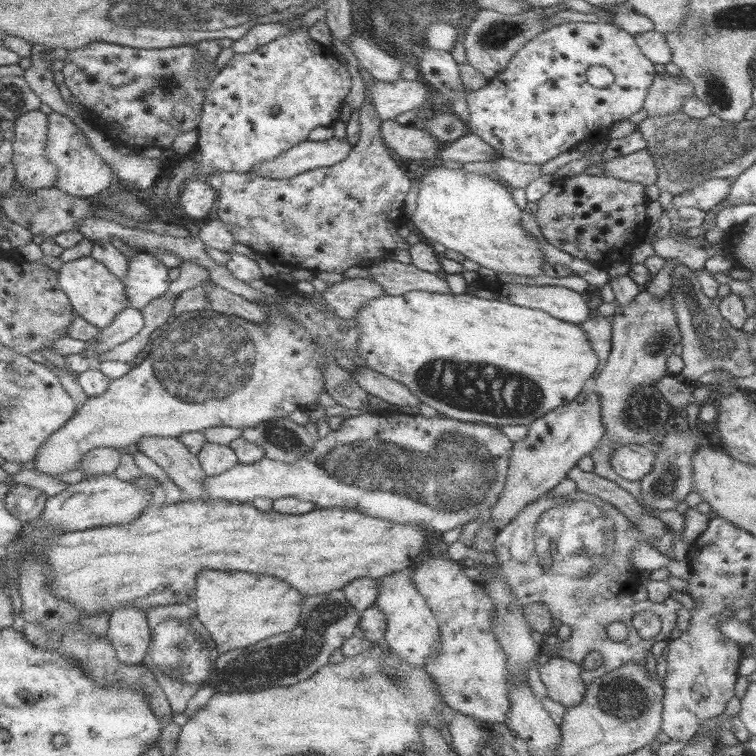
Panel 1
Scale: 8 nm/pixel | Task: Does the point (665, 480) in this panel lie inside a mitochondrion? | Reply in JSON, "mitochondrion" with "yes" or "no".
{"mitochondrion":"yes"}

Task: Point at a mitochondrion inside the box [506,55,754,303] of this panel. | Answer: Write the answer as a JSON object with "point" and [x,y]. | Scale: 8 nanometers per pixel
{"point":[716,86]}

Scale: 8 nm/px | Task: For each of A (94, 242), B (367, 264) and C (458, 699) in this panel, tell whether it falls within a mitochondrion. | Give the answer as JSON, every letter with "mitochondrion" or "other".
{"A":"other","B":"other","C":"other"}

